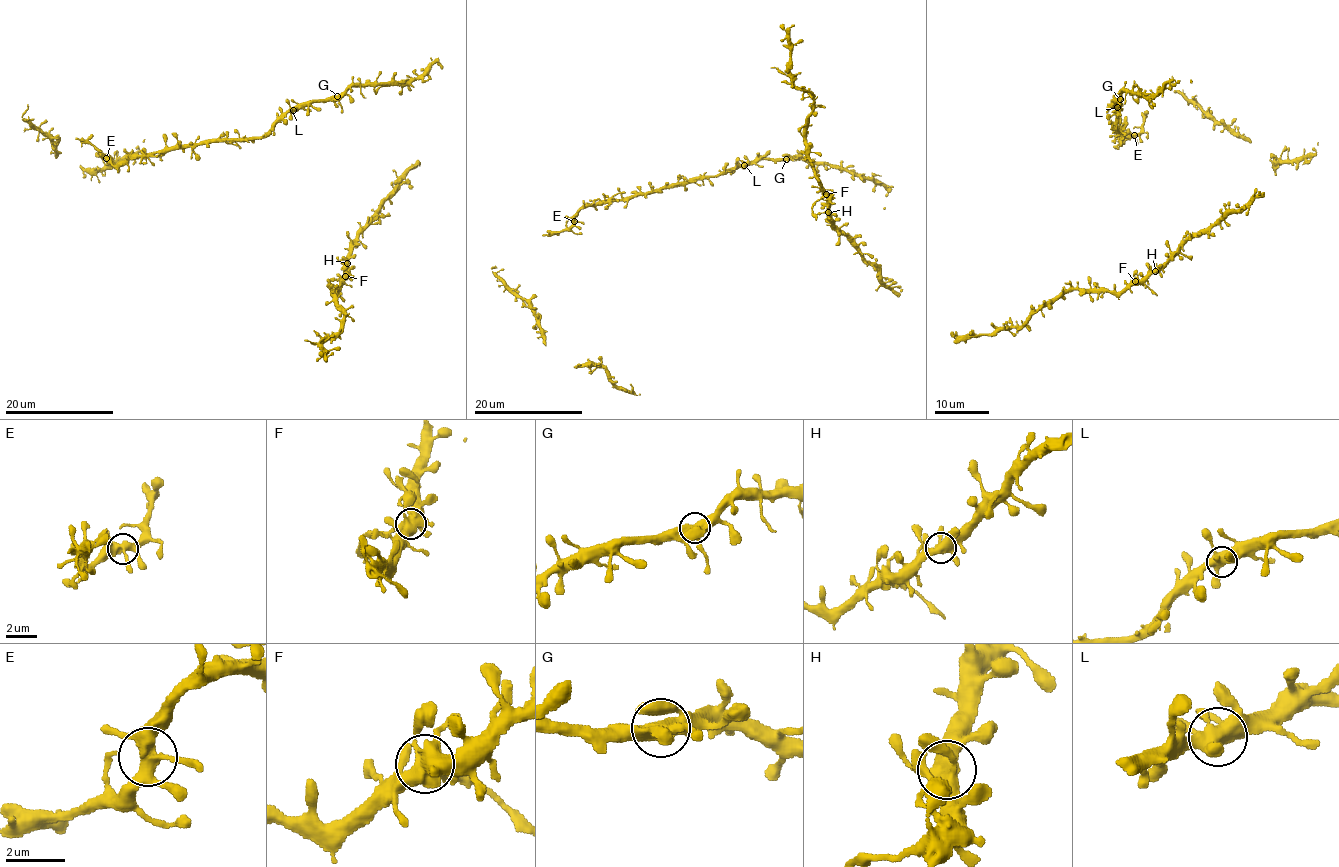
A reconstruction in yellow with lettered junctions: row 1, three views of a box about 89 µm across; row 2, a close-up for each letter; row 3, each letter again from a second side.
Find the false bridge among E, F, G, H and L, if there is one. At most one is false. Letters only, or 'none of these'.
none of these

